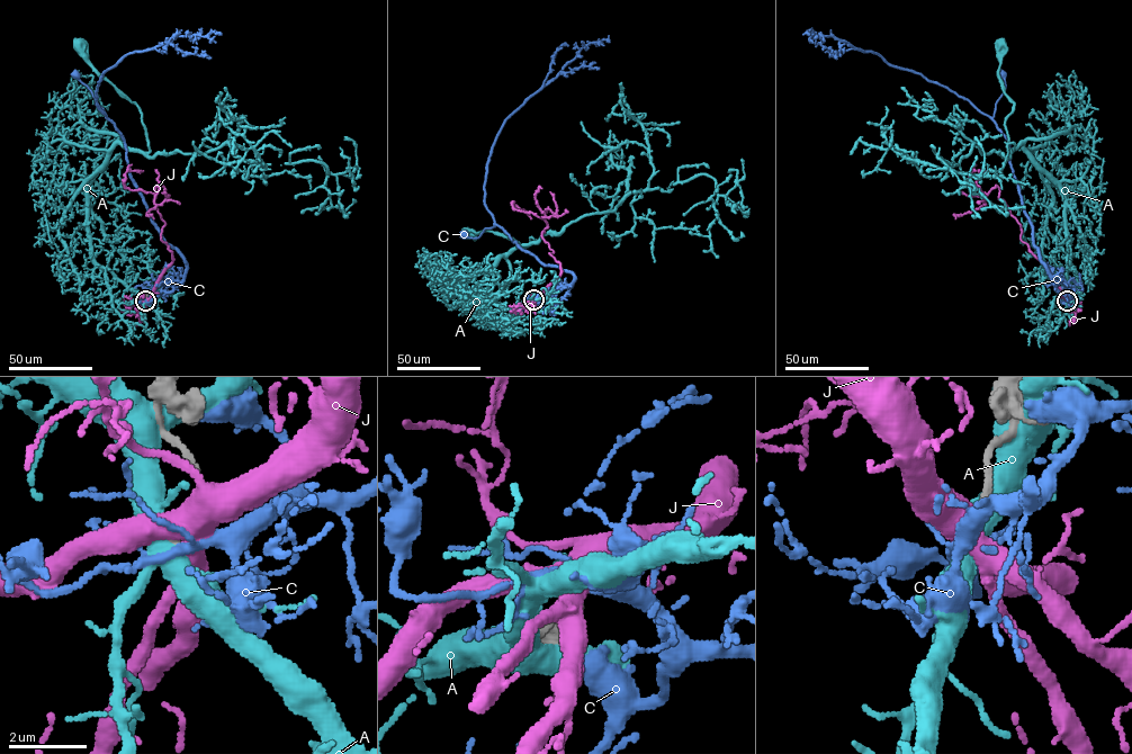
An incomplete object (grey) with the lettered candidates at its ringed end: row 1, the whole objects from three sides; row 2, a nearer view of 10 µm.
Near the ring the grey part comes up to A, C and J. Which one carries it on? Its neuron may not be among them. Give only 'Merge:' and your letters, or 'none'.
Merge: none

